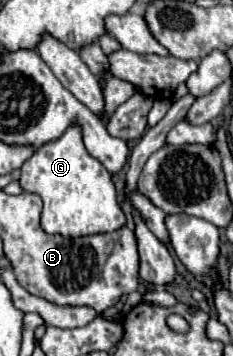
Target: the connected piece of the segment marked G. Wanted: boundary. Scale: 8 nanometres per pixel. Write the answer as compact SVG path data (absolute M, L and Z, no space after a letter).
M70 124L70 128L58 140L42 144L22 164L18 182L26 192L34 192L42 198L42 228L48 234L78 238L114 232L126 224L124 212L118 206L118 194L112 176L96 158L86 152L80 124Z

